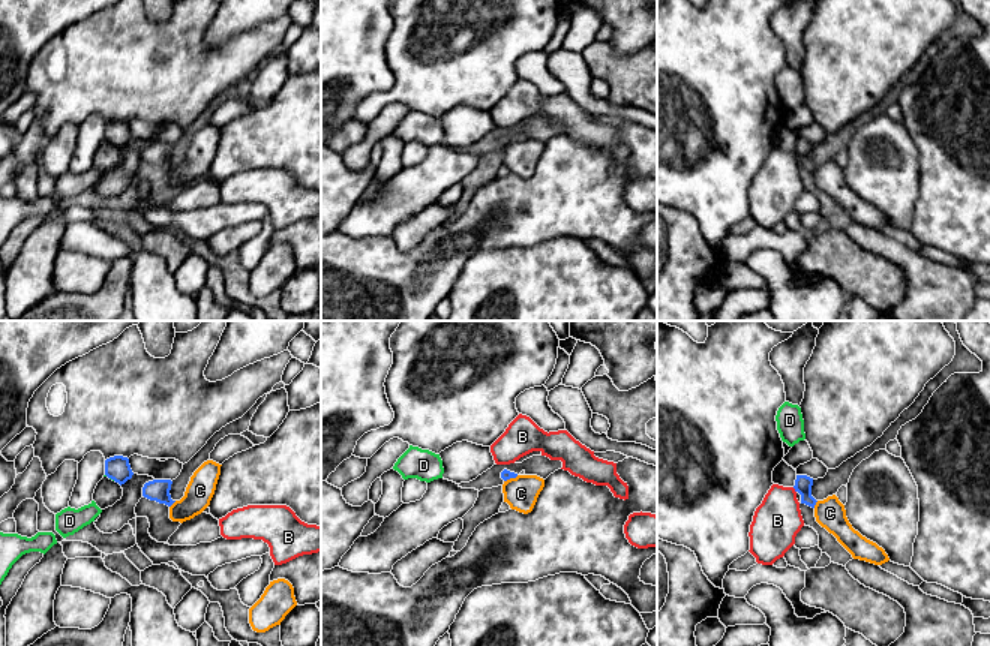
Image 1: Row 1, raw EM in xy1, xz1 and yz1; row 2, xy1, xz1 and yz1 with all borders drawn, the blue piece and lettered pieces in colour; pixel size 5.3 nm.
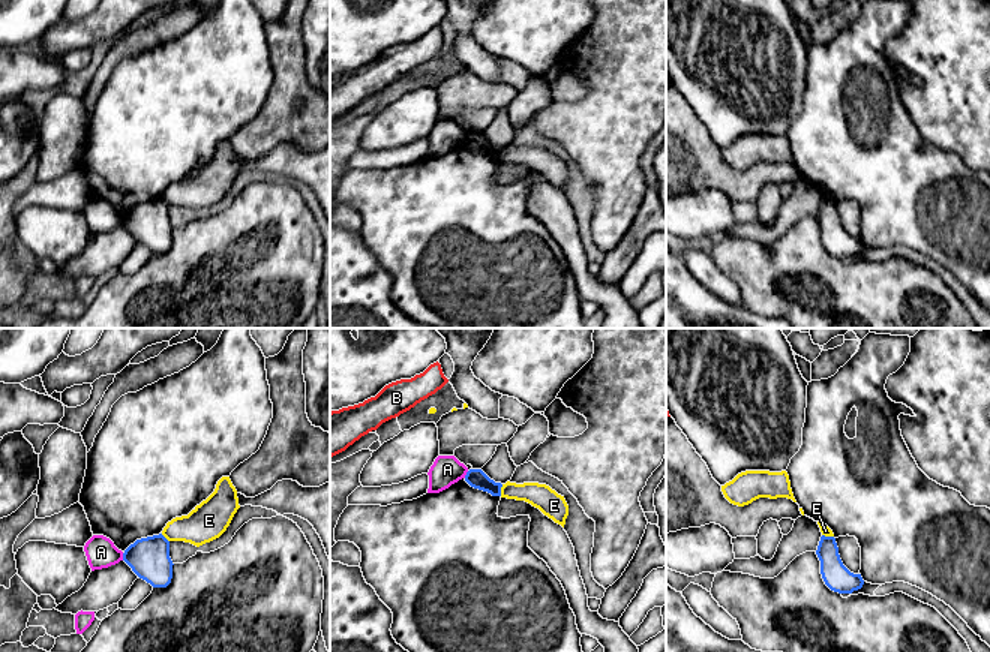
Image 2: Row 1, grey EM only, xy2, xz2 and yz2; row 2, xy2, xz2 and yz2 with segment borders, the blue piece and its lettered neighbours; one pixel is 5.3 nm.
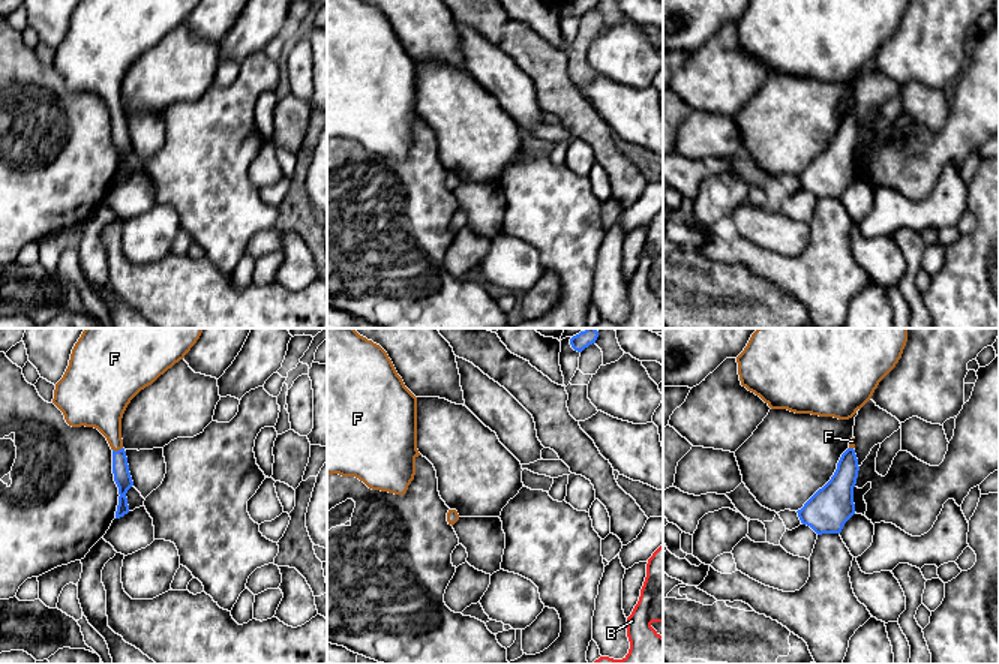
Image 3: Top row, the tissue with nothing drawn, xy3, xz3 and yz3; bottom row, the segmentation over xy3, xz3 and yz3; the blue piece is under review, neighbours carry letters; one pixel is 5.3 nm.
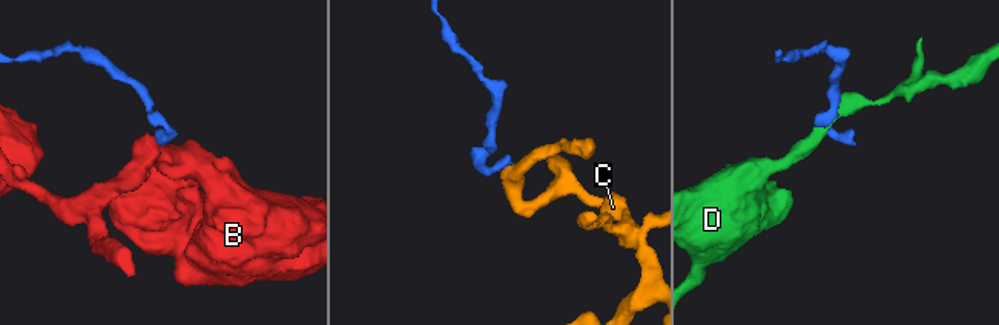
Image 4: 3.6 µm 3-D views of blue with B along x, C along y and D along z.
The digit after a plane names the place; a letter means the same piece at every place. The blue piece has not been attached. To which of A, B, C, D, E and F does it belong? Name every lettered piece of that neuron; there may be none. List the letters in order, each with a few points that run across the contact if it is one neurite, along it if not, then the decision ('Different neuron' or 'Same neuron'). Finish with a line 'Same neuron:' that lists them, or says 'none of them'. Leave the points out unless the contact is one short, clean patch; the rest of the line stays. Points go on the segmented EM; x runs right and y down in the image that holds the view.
A: Different neuron
B: Line: yz1 (792, 487), (795, 492). Different neuron
C: Line: yz1 (818, 501), (813, 507). Different neuron
D: Line: xy1 (110, 477), (114, 480). Different neuron
E: Line: xz2 (503, 484), (500, 495). Different neuron
F: Line: xy3 (120, 468), (119, 450), (102, 406). Same neuron
Same neuron: F

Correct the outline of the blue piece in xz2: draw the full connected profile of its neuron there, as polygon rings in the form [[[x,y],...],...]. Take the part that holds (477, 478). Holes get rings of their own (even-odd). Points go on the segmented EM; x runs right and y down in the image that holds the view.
[[[470,469],[465,475],[465,481],[478,490],[488,492],[492,496],[501,496],[501,483],[490,480],[482,469]]]

